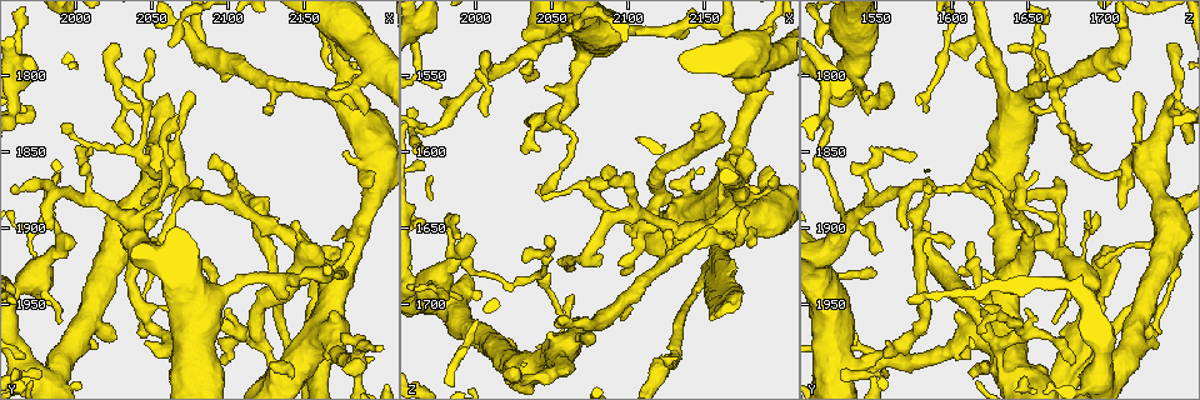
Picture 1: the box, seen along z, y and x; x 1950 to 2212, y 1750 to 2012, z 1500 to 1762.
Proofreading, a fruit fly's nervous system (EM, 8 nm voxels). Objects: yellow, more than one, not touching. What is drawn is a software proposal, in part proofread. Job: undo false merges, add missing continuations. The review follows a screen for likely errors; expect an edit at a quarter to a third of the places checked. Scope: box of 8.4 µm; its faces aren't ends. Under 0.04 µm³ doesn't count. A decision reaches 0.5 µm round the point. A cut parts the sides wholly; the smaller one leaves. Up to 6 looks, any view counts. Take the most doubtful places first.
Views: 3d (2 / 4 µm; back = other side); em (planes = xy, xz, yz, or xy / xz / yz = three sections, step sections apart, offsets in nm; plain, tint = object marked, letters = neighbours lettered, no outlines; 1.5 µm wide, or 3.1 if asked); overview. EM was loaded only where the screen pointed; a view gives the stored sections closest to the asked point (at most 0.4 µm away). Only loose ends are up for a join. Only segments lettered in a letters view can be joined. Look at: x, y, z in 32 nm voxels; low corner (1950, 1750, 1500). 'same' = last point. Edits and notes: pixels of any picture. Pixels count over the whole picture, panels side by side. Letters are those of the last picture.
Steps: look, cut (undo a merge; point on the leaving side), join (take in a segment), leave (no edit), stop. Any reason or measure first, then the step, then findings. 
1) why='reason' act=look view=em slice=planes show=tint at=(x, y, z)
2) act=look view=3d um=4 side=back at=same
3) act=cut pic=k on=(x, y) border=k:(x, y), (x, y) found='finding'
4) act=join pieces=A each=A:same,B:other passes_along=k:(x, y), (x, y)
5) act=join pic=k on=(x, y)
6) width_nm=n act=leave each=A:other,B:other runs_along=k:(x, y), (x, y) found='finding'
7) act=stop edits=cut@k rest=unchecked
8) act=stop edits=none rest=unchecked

why='long arm stops here' act=look view=3d um=2 at=(2142, 1896, 1584)

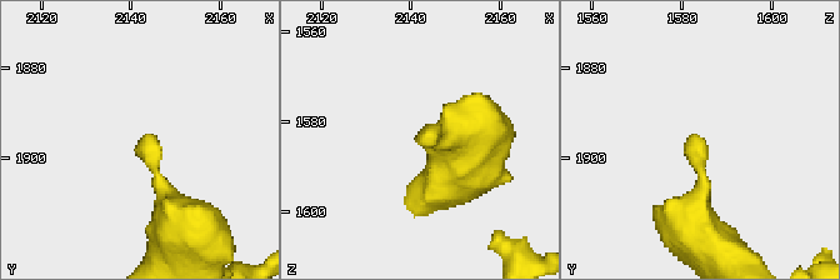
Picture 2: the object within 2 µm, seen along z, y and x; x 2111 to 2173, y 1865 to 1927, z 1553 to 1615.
act=look view=em slice=xy step=8 show=letters at=(2142, 1895, 1583)

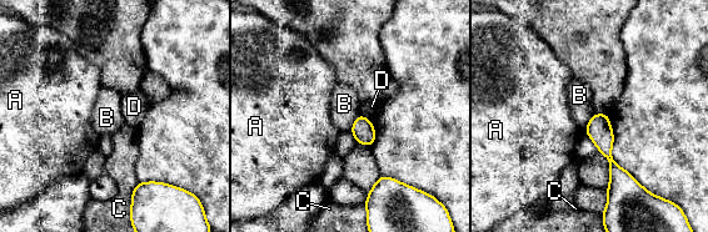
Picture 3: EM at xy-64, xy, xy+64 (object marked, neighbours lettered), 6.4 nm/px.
why='cut it another way' act=look view=em slice=planes show=letters at=same

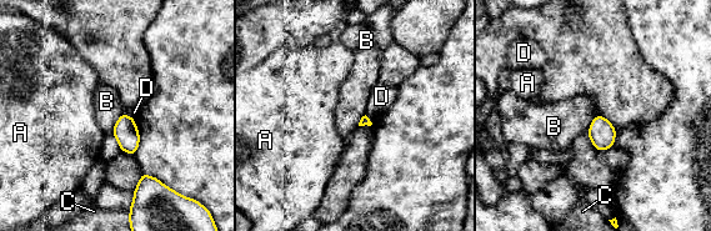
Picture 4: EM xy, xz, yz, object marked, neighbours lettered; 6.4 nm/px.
longest_contact=B:160nm act=leave each=A:other,B:other,C:other,D:other found='no lettered segment goes on from it'

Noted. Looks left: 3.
why='sharp bend' act=look view=em slice=planes show=plain at=(2132, 1992, 1632)

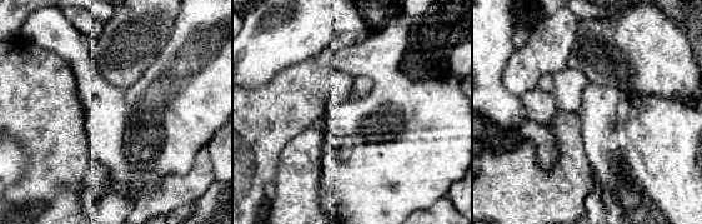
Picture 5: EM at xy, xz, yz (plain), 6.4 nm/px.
why='see the neighbours' act=look view=em slice=planes show=letters at=same

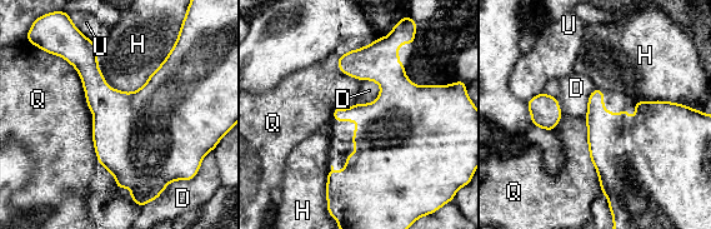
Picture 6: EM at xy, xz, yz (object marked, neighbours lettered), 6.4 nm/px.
act=leave each=D:other,H:other,Q:other,U:other border=6:(380, 85), (374, 100), (357, 103) found='one cell here'

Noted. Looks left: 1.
act=stop edits=none rest=unchecked

